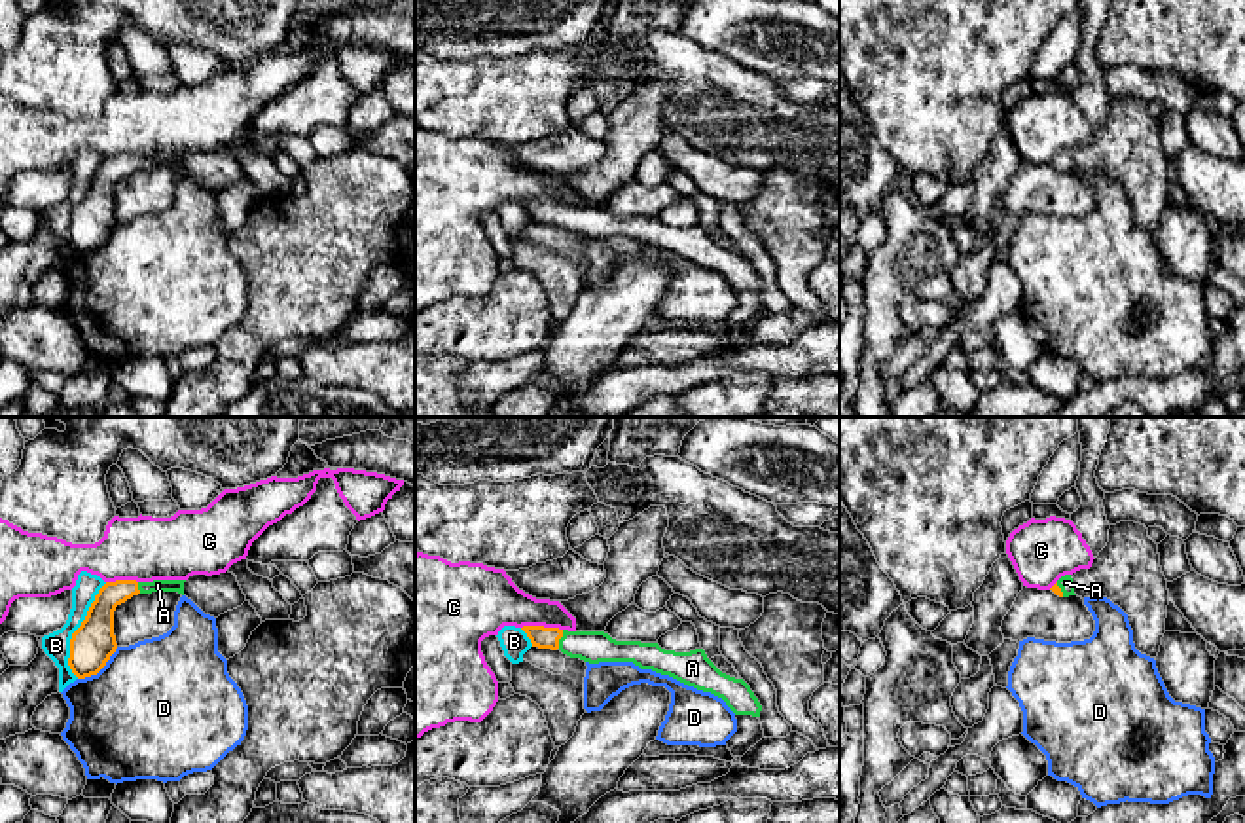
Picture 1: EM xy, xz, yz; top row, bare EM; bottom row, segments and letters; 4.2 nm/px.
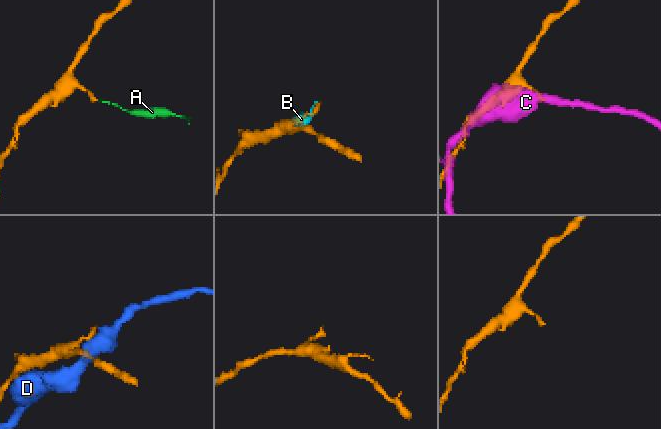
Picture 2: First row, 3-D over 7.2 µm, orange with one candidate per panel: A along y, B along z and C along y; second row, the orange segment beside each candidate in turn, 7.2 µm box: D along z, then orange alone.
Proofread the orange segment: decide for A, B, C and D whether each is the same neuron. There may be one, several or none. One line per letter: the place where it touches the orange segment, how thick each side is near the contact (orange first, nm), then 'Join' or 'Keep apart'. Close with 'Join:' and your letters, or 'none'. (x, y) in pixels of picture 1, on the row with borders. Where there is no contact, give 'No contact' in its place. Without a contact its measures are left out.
A: Touches orange at xz (559, 638). Thickness 100 nm (orange) against 140 nm. Join
B: Touches orange at xy (76, 630). Thickness 190 nm (orange) against 110 nm. Keep apart
C: Touches orange at xz (542, 626). Thickness 100 nm (orange) against 240 nm. Keep apart
D: Touches orange at xy (99, 670). Thickness 190 nm (orange) against 500 nm. Keep apart
Join: A

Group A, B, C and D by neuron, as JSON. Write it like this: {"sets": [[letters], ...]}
{"sets": [["A"], ["B"], ["C"], ["D"]]}

